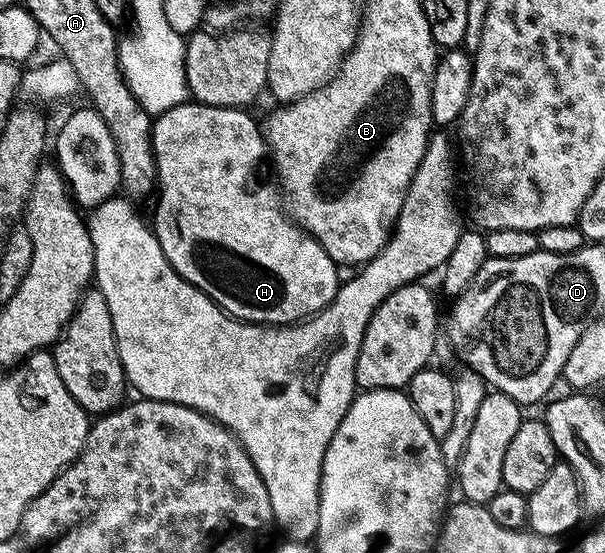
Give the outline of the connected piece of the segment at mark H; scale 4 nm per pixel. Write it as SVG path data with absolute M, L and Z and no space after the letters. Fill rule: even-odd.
M187 101L180 105L176 105L175 108L170 108L166 112L157 116L153 120L152 130L154 133L154 154L158 160L158 182L156 184L156 200L158 199L158 212L155 213L154 219L152 218L152 230L154 235L160 241L160 249L164 249L164 257L168 257L168 261L172 265L172 269L176 269L176 273L181 279L186 279L193 287L200 289L212 302L216 304L220 310L226 312L227 315L232 316L234 319L240 319L243 323L261 323L263 325L289 325L292 323L299 322L304 319L310 318L310 316L315 315L320 309L324 309L332 301L332 297L336 295L340 286L340 278L338 279L338 271L340 271L339 264L332 261L332 257L328 257L328 253L324 253L324 249L320 245L320 241L316 241L312 236L307 233L287 212L284 210L282 212L282 207L280 204L274 200L274 195L266 187L261 187L258 184L258 158L263 154L267 154L268 148L266 145L266 136L264 134L263 128L260 126L256 120L250 116L251 112L249 110L243 109L241 107L217 107L216 105L204 105L203 103L197 101Z

